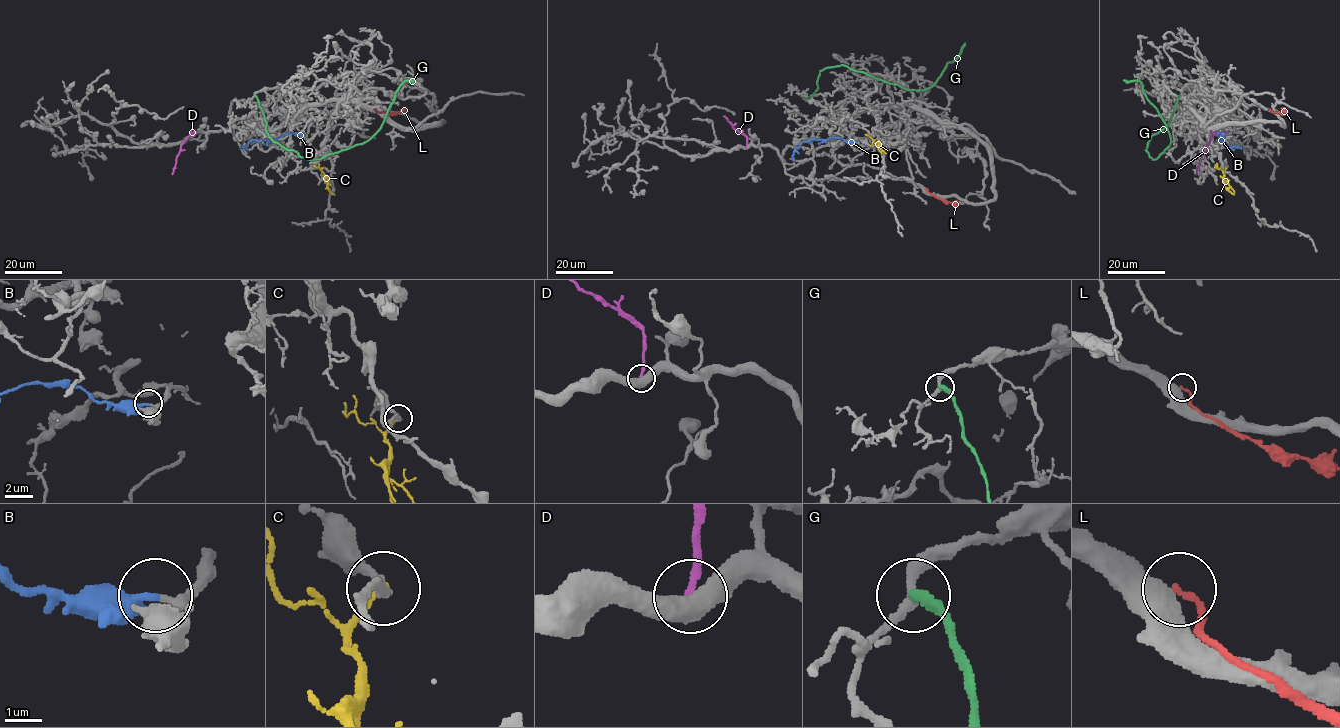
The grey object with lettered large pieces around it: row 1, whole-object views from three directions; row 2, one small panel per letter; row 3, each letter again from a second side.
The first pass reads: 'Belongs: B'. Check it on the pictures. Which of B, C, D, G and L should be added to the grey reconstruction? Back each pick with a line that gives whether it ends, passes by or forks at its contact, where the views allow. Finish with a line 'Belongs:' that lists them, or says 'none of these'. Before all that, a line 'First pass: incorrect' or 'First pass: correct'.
First pass: correct
B: it ends
Belongs: B

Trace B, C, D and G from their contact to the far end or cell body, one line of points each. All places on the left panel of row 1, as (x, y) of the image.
B: (304, 136), (288, 133), (275, 139), (251, 140), (242, 148)
C: (320, 168), (327, 179), (328, 190), (335, 195)
D: (195, 132), (180, 146), (172, 174)
G: (254, 95), (275, 142), (301, 157), (319, 159), (362, 144), (375, 133), (397, 89), (413, 79)

